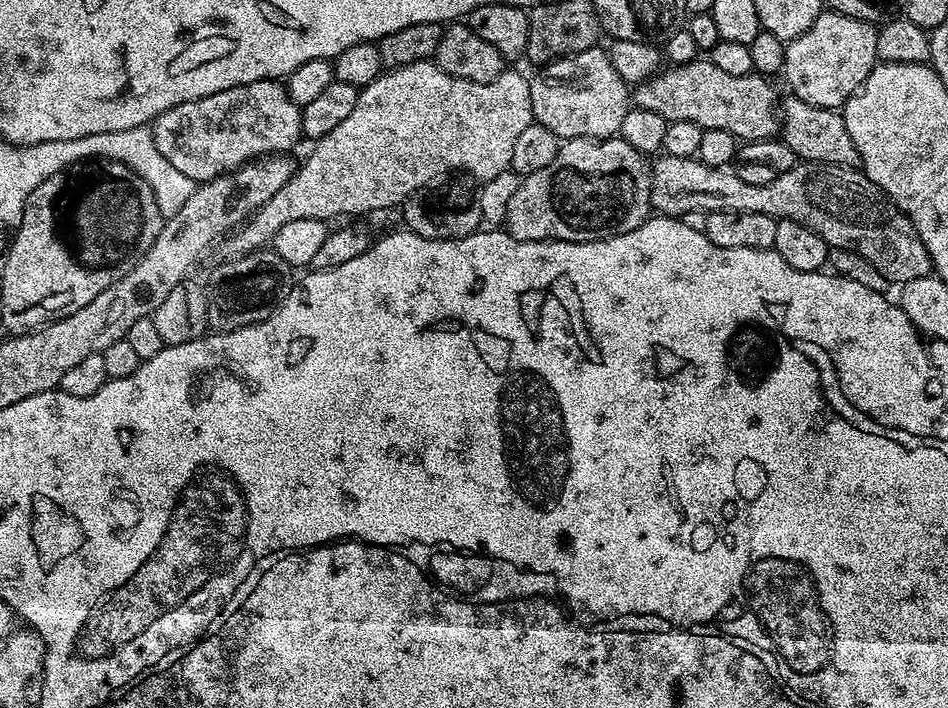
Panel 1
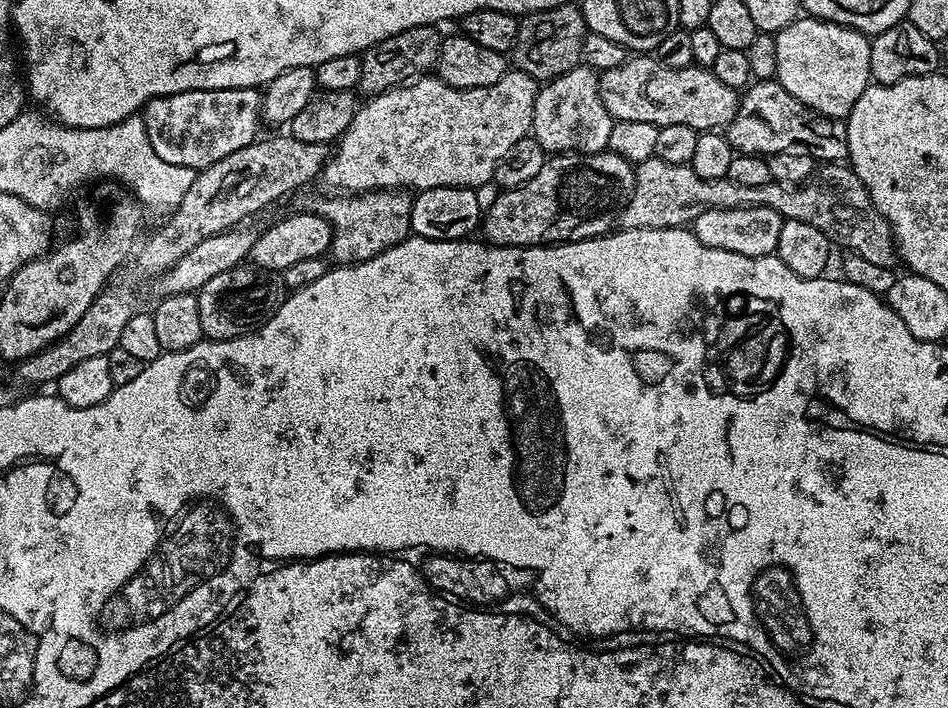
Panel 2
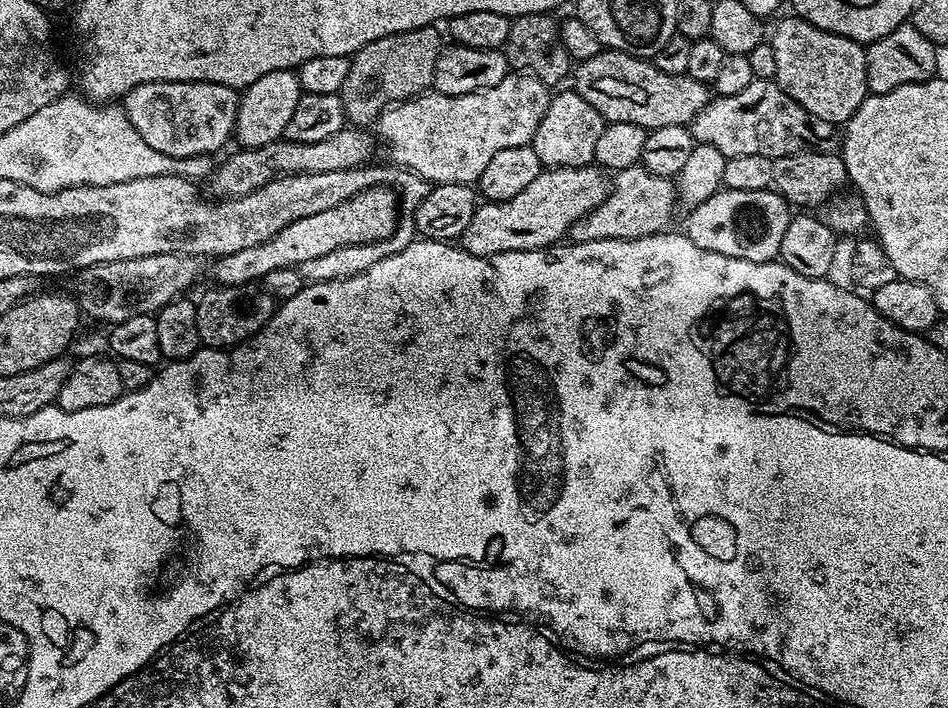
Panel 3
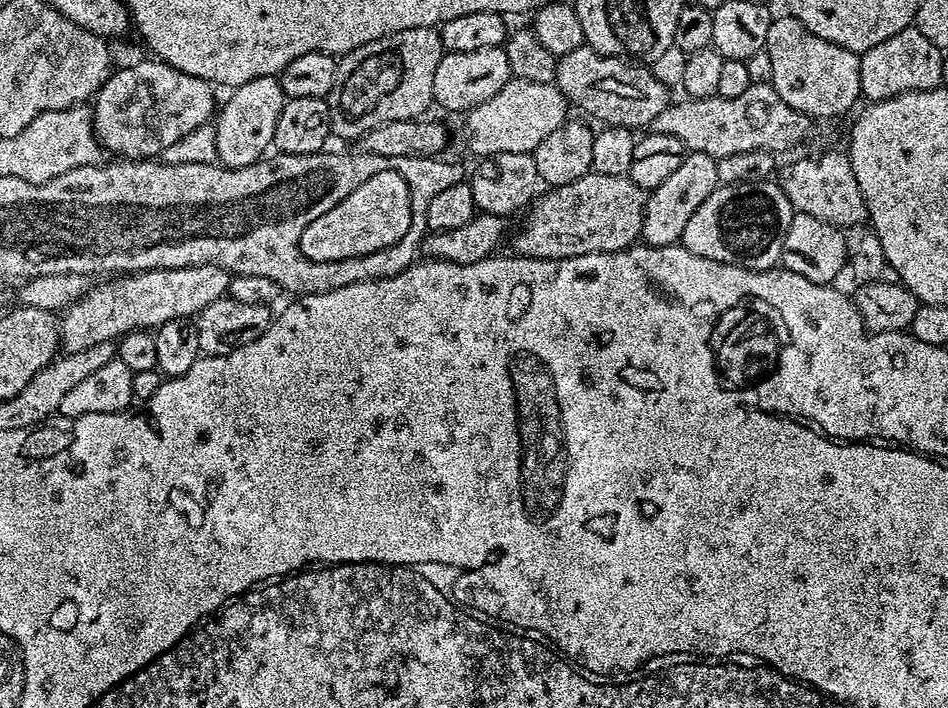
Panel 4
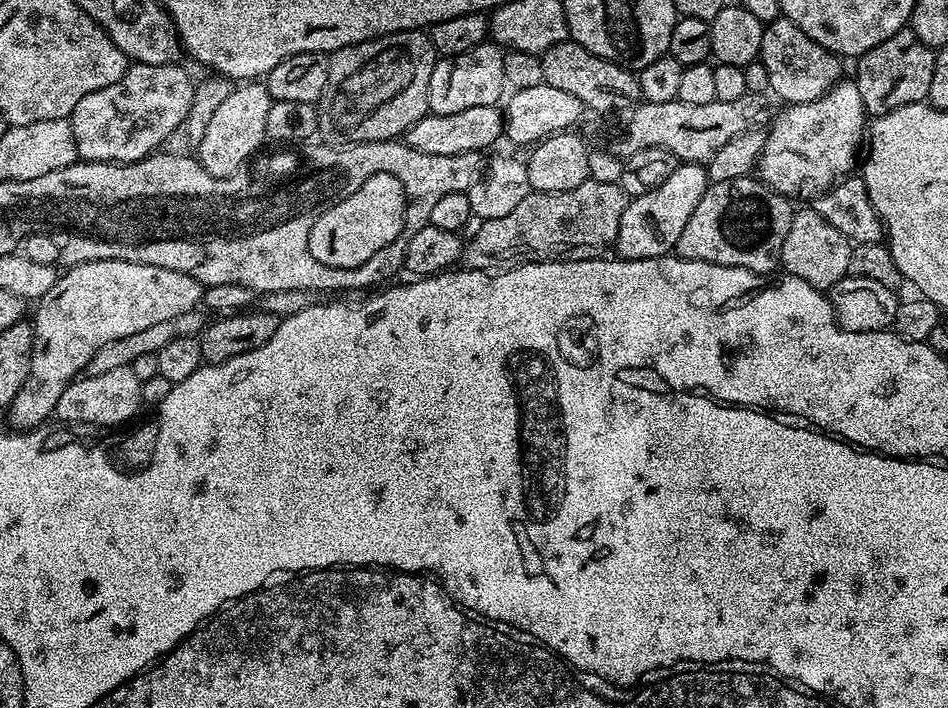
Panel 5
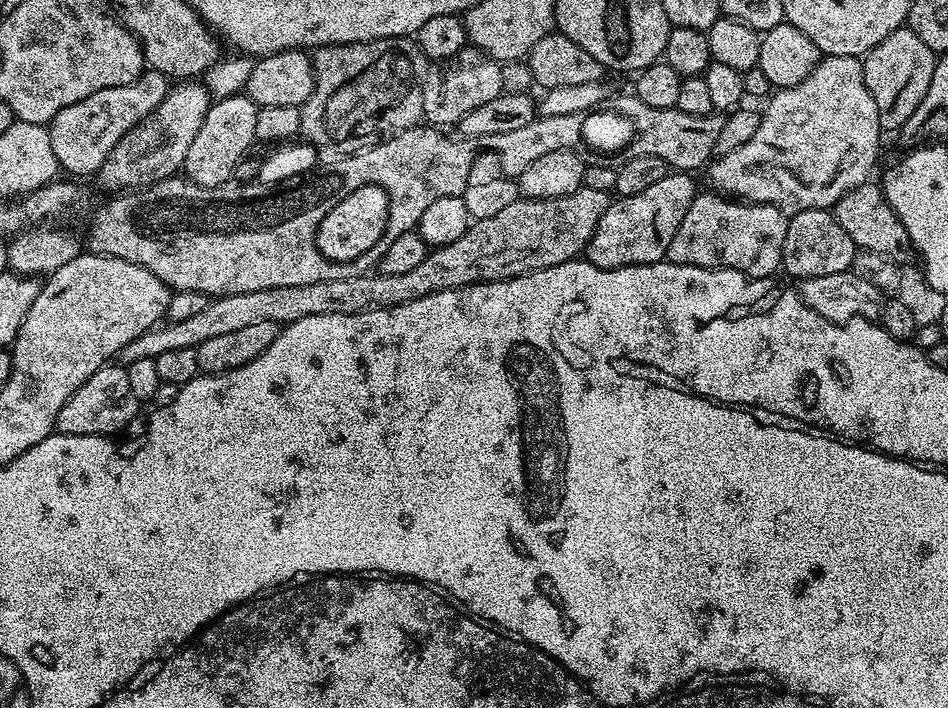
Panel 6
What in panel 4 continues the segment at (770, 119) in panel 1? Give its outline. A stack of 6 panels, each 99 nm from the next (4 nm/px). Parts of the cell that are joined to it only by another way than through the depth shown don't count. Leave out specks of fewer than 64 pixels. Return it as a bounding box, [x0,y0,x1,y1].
[554,46,670,130]

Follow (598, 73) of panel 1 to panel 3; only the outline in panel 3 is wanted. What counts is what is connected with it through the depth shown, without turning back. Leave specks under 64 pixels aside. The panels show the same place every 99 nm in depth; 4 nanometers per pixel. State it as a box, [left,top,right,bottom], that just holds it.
[530,90,606,168]

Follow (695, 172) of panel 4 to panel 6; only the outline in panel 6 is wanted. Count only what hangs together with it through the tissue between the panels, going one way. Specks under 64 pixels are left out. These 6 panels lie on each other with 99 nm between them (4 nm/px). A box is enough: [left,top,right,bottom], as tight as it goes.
[586,170,698,268]

